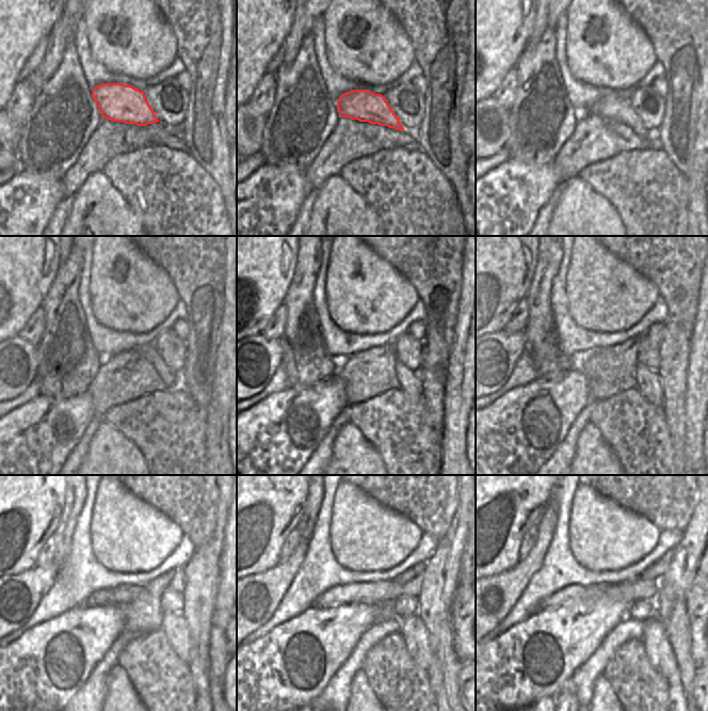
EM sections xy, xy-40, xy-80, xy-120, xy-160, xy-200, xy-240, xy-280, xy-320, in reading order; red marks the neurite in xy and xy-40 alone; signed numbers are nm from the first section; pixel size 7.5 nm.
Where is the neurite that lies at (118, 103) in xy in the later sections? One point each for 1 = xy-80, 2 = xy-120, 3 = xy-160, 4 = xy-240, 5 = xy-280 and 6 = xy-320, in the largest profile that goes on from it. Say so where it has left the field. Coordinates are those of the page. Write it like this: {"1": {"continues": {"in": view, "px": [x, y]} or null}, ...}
{"1": {"continues": {"in": "xy-80", "px": [611, 107]}}, "2": {"continues": {"in": "xy-120", "px": [171, 379]}}, "3": {"continues": {"in": "xy-160", "px": [409, 381]}}, "4": {"continues": {"in": "xy-240", "px": [174, 626]}}, "5": {"continues": {"in": "xy-280", "px": [413, 629]}}, "6": {"continues": {"in": "xy-320", "px": [659, 652]}}}

